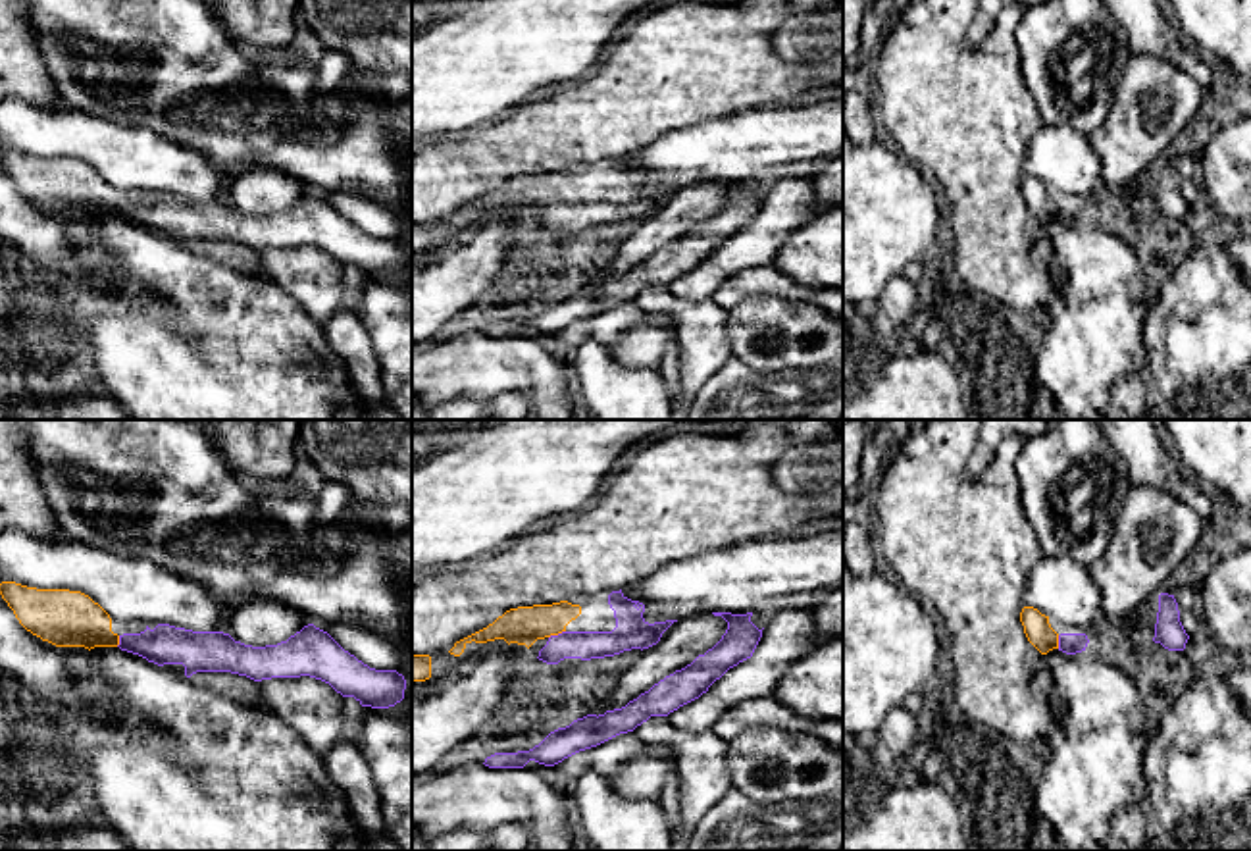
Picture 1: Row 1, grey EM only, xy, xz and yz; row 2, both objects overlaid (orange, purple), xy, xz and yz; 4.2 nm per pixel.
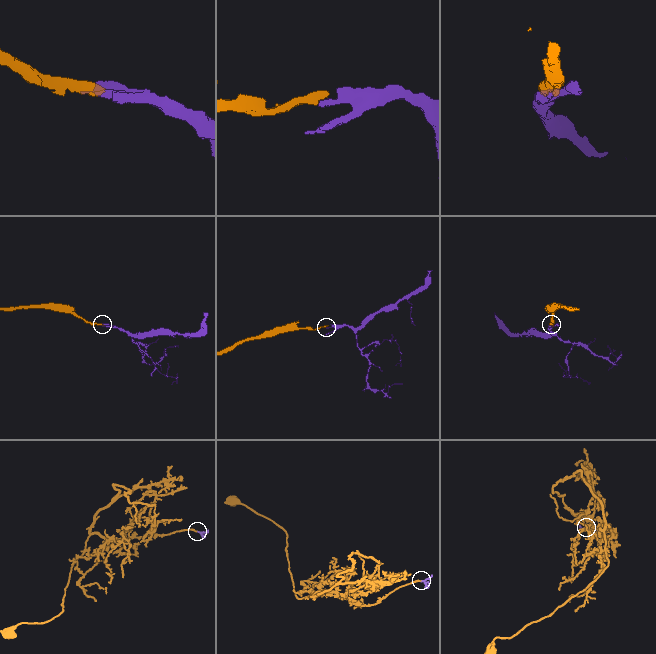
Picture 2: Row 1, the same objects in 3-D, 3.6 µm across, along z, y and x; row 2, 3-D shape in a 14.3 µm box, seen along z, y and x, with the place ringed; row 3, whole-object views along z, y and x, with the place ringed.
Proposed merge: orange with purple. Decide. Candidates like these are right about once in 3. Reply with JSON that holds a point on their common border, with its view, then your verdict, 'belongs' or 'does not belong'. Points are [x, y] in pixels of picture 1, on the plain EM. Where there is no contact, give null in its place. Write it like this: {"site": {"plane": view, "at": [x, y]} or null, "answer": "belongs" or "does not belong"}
{"site": {"plane": "xz", "at": [557, 203]}, "answer": "belongs"}

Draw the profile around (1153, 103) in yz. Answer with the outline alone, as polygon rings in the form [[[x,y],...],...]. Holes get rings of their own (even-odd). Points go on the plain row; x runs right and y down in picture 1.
[[[1132,54],[1116,85],[1114,108],[1107,123],[1089,133],[1089,144],[1099,154],[1103,183],[1124,187],[1145,169],[1162,162],[1168,144],[1184,133],[1203,104],[1203,89],[1186,73],[1149,54]]]

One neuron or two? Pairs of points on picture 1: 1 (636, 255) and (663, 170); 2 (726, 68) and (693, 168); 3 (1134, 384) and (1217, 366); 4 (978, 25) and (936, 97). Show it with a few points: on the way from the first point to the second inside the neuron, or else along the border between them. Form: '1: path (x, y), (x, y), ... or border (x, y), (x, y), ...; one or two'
1: border (711, 181), (678, 189); two
2: border (753, 108), (713, 116), (666, 133); two
3: border (1142, 366), (1146, 399); two
4: border (970, 20), (969, 45), (972, 49); two

